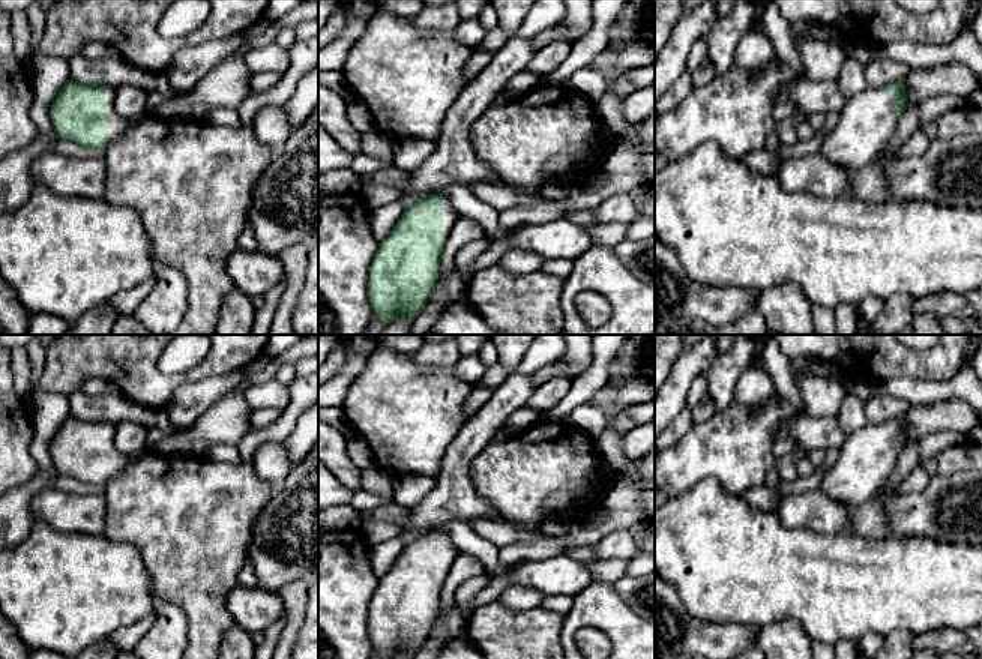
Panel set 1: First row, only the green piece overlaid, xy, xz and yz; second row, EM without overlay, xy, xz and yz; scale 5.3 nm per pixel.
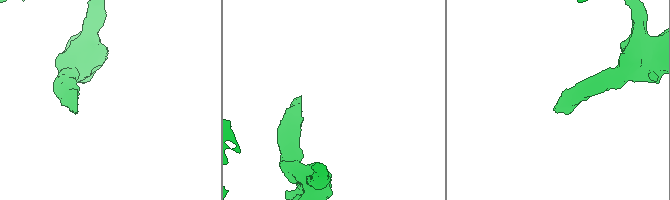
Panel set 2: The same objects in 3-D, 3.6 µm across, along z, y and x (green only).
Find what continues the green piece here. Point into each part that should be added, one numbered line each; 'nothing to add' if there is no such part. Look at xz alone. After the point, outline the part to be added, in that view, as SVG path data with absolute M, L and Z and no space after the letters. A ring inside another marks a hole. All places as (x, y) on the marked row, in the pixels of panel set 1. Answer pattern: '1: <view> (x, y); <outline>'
1: xz (449, 213); M443 198L443 236L447 239L458 218L456 210L447 198Z

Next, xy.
1: xy (116, 125); M107 89L107 143L111 144L128 129L128 119L122 117L114 107L116 92Z

